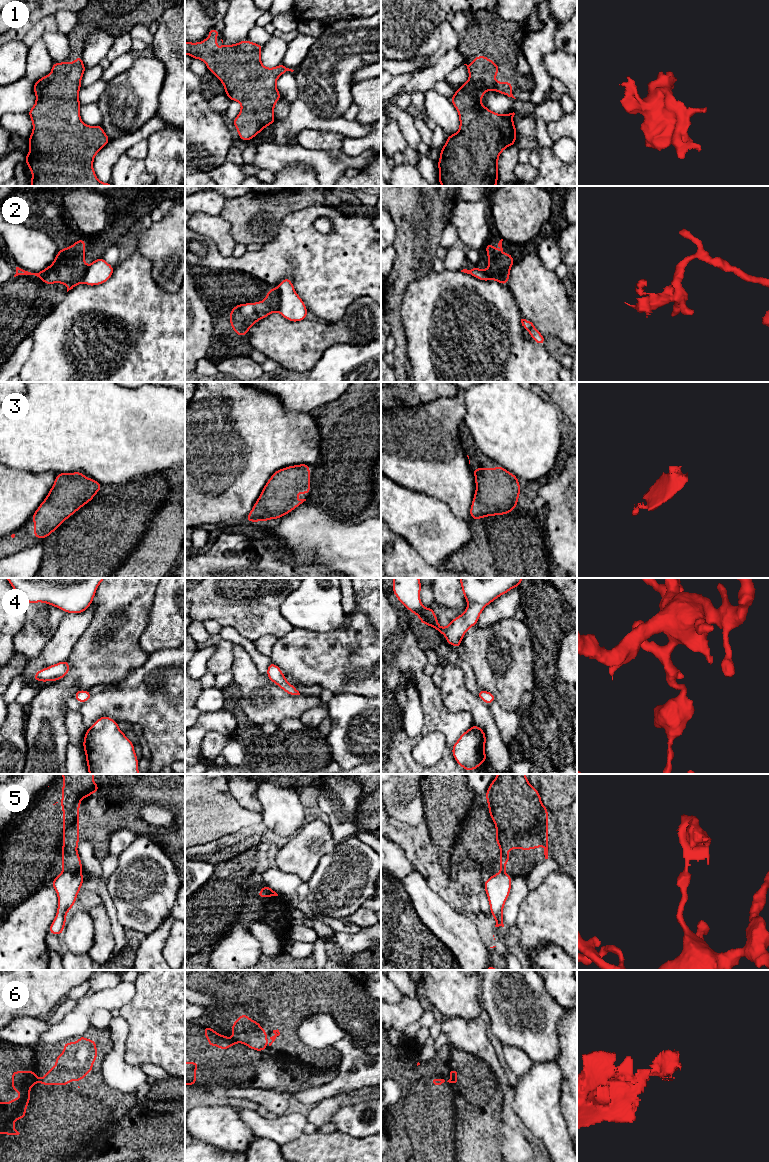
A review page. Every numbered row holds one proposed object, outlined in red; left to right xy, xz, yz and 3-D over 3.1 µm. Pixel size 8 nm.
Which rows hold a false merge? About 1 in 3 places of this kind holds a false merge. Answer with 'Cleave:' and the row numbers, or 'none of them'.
Cleave: 2, 5, 6

